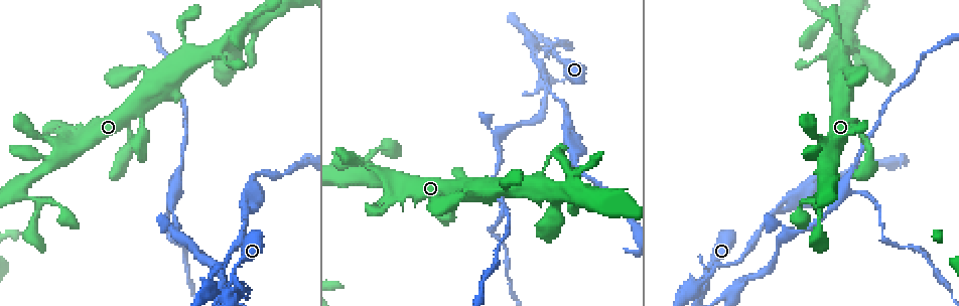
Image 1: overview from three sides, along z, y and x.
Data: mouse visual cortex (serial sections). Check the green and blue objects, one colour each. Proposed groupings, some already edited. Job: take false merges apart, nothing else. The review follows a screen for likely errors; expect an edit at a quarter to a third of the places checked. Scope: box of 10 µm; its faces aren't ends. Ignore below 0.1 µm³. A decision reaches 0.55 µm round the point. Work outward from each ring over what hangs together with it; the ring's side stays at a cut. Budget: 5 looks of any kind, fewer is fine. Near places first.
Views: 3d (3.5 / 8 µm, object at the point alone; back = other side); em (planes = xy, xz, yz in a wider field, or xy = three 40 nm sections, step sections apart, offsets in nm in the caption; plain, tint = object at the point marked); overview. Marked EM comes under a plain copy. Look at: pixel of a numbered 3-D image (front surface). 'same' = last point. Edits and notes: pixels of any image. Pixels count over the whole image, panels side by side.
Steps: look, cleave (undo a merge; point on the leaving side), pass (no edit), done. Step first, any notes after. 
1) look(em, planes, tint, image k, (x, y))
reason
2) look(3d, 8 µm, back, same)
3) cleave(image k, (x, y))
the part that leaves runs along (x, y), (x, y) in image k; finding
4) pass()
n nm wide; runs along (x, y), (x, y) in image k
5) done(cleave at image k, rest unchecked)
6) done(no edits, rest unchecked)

look(3d, 3.5 µm, back, image 1, (141, 119))
narrows sharply

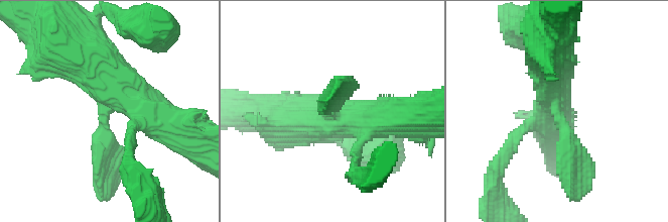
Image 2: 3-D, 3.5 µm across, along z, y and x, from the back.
look(em, planes, tint, image 2, (559, 118))
need the tissue

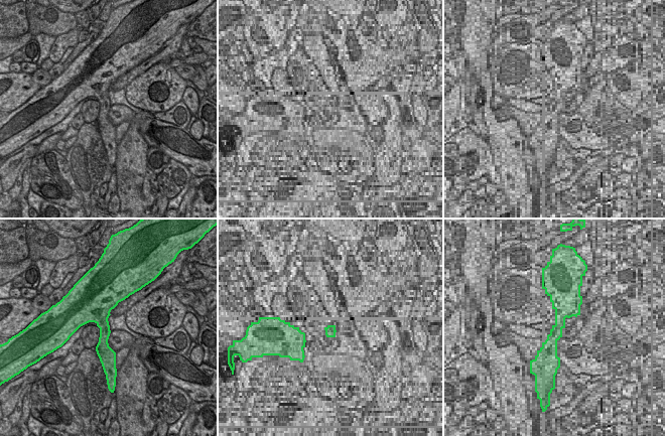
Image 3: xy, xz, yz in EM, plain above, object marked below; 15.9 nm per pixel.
pass()
runs along (154, 116), (127, 91), (105, 110), (108, 178) in image 2; all the same cell

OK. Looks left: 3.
look(3d, 3.5 µm, image 1, (696, 293))
thin neck

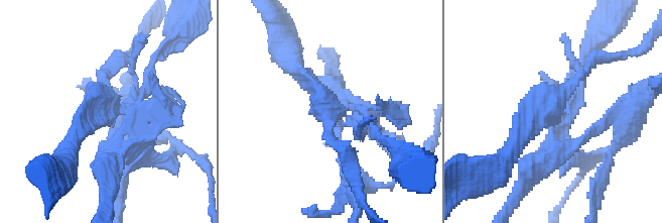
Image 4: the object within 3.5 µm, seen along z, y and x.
look(em, xy, step 5, tint, image 4, (558, 112))
need the tissue

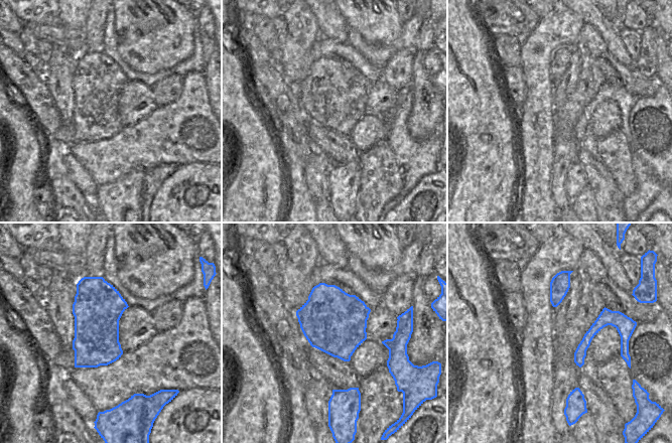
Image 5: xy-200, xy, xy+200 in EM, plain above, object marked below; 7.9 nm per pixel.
cleave(image 4, (86, 84))
border along (409, 320), (400, 331), (396, 331) in image 5; two cells meet here

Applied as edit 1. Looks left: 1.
done(cleave at image 4, rest unchecked)

